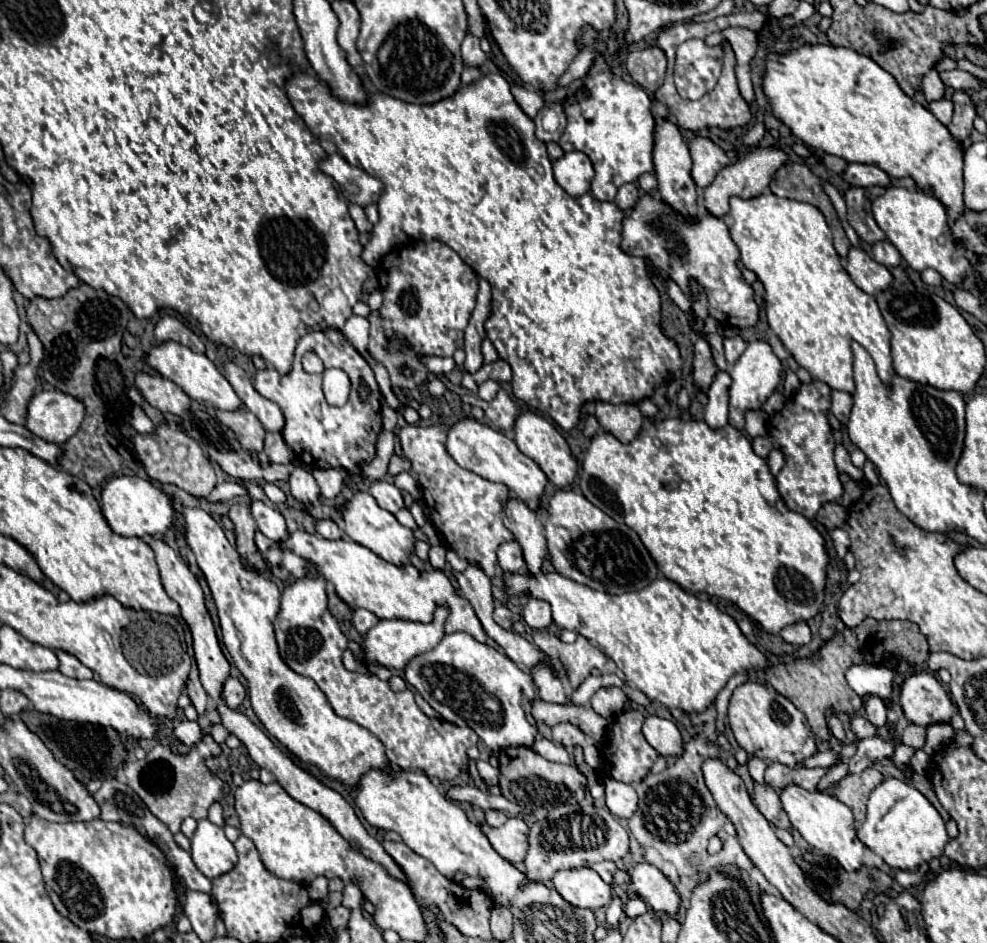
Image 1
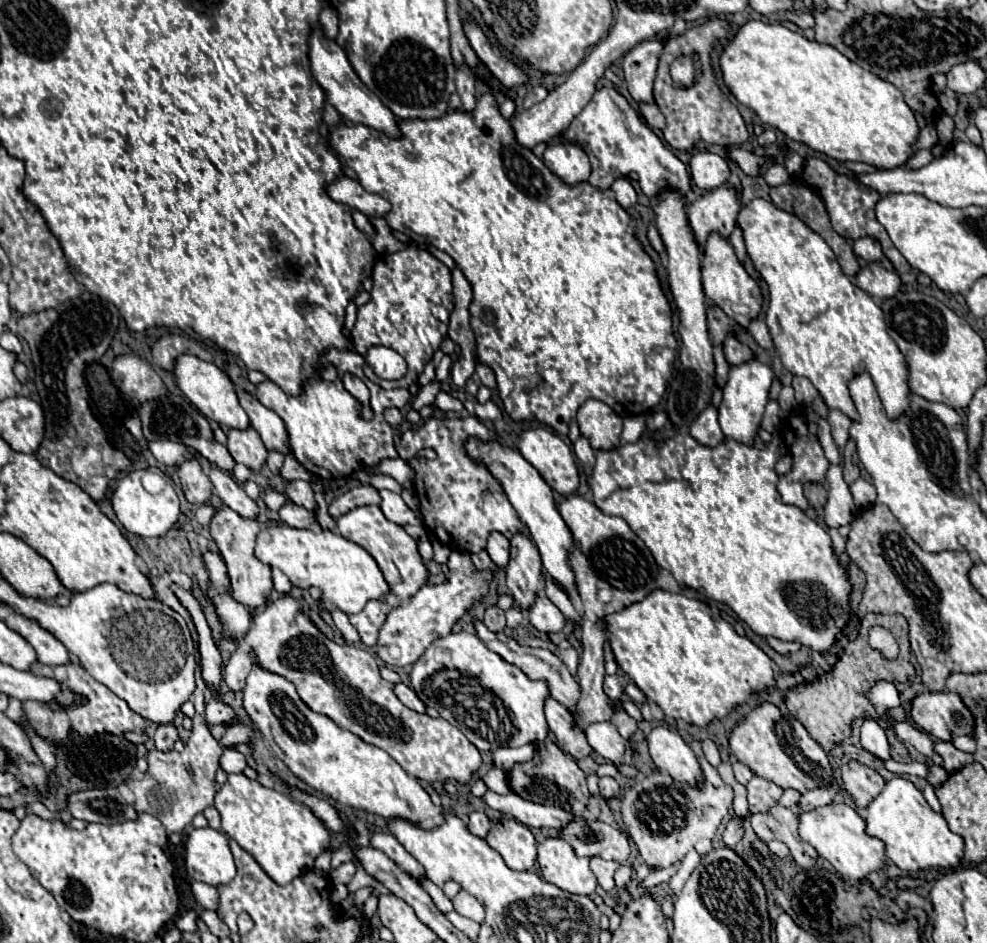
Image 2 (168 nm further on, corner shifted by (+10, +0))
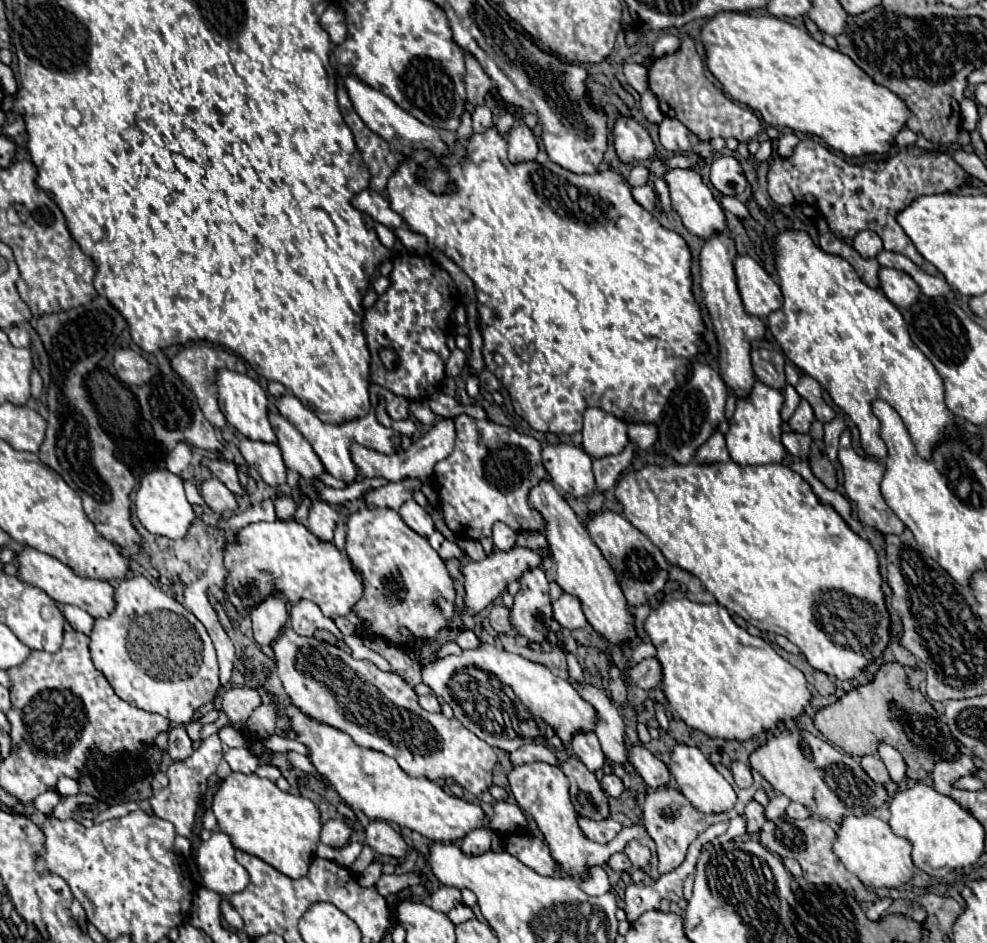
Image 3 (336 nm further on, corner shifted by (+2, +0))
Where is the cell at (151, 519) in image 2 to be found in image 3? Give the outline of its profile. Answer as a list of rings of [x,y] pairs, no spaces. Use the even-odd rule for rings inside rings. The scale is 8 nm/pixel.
[[[163,468],[163,473],[157,471],[151,471],[149,475],[145,475],[141,479],[141,485],[135,493],[135,513],[141,521],[141,525],[153,533],[153,535],[163,535],[163,537],[169,537],[169,539],[181,539],[189,525],[193,523],[195,519],[195,513],[185,497],[185,489],[183,489],[183,481],[179,475],[173,475],[173,479],[169,477],[166,468]]]

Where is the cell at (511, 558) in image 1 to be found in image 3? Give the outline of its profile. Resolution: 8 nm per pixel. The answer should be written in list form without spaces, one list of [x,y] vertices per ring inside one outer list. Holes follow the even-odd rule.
[[[495,523],[493,525],[493,543],[495,543],[495,549],[499,551],[509,551],[515,547],[515,541],[517,541],[517,533],[507,527],[505,523]]]

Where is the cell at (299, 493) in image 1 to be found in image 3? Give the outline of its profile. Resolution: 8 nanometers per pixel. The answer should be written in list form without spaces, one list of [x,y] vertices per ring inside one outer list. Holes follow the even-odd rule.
[[[315,499],[309,507],[309,529],[323,541],[333,539],[333,529],[339,513],[325,501]]]

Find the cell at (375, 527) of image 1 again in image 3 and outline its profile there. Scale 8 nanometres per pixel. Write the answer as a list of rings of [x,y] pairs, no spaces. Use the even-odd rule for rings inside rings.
[[[367,507],[363,511],[357,511],[347,521],[347,555],[351,563],[357,567],[359,575],[365,583],[365,595],[363,599],[353,607],[353,611],[363,619],[363,629],[367,635],[385,637],[391,643],[403,643],[401,635],[397,633],[399,627],[407,627],[417,639],[431,639],[435,633],[447,625],[447,621],[453,617],[455,611],[455,589],[453,579],[449,577],[449,571],[437,551],[431,549],[429,541],[421,535],[417,535],[413,529],[409,529],[397,511],[385,507]],[[433,601],[439,603],[439,607],[433,607]]]

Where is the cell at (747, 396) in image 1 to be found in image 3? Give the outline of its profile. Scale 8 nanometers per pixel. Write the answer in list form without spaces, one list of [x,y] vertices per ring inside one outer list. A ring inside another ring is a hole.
[[[755,381],[747,397],[737,399],[737,409],[729,421],[729,431],[725,435],[729,455],[739,465],[759,465],[759,463],[779,463],[785,457],[785,447],[781,445],[781,411],[783,393]]]

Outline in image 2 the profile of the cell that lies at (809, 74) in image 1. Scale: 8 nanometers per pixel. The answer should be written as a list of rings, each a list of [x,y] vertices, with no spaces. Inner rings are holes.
[[[751,19],[739,27],[733,39],[727,41],[723,53],[719,55],[719,65],[729,91],[741,105],[753,109],[761,123],[783,131],[789,139],[801,141],[827,157],[837,161],[863,161],[879,169],[895,169],[905,165],[915,153],[911,143],[917,139],[919,127],[901,91],[887,81],[881,81],[877,75],[861,69],[831,45],[809,41],[801,33],[795,33],[779,23],[769,25]]]

